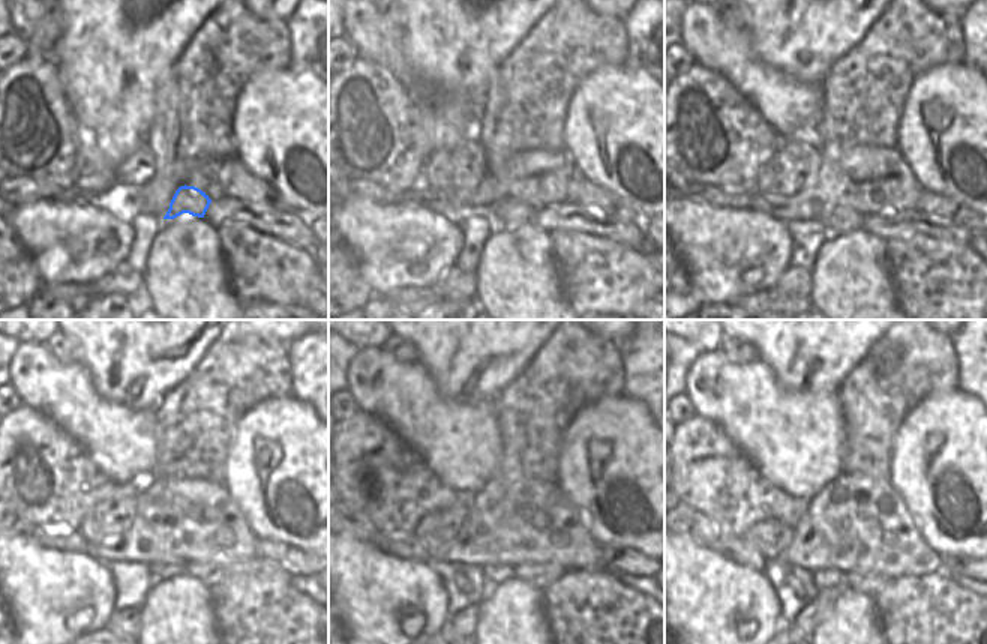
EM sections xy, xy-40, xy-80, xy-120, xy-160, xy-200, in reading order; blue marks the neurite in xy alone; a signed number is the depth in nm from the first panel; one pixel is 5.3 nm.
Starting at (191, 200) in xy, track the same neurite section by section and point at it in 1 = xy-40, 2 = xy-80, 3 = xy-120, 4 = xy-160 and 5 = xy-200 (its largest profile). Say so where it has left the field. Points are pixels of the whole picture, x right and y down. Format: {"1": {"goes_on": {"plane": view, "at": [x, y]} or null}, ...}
{"1": {"goes_on": {"plane": "xy-40", "at": [510, 213]}}, "2": {"goes_on": {"plane": "xy-80", "at": [843, 219]}}, "3": {"goes_on": {"plane": "xy-120", "at": [159, 571]}}, "4": {"goes_on": {"plane": "xy-160", "at": [495, 574]}}, "5": {"goes_on": {"plane": "xy-200", "at": [828, 578]}}}

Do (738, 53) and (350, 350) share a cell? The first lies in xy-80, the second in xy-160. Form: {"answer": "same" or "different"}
{"answer": "different"}

